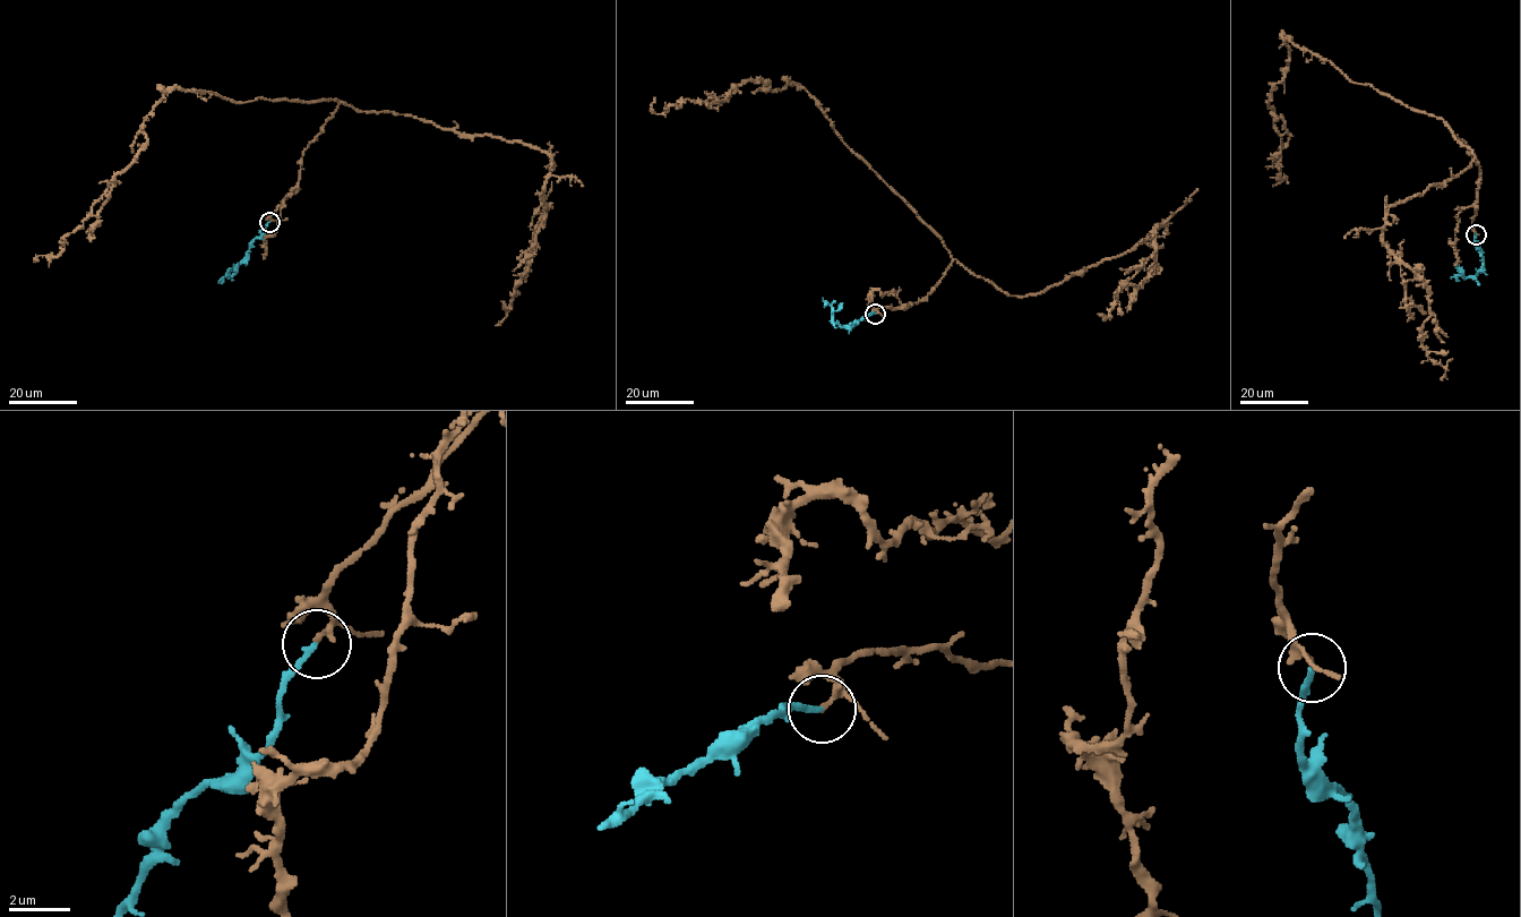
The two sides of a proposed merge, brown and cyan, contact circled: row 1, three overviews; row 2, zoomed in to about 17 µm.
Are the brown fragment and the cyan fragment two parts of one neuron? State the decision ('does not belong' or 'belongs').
belongs

